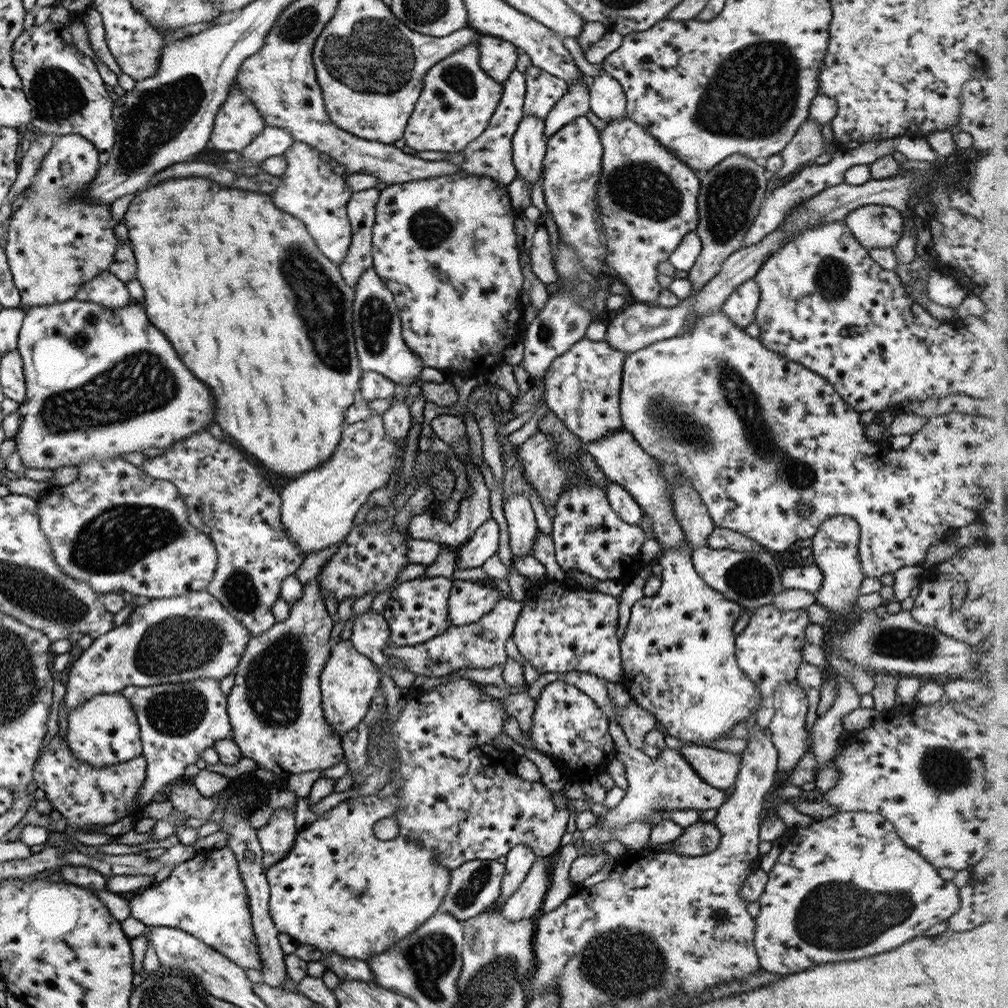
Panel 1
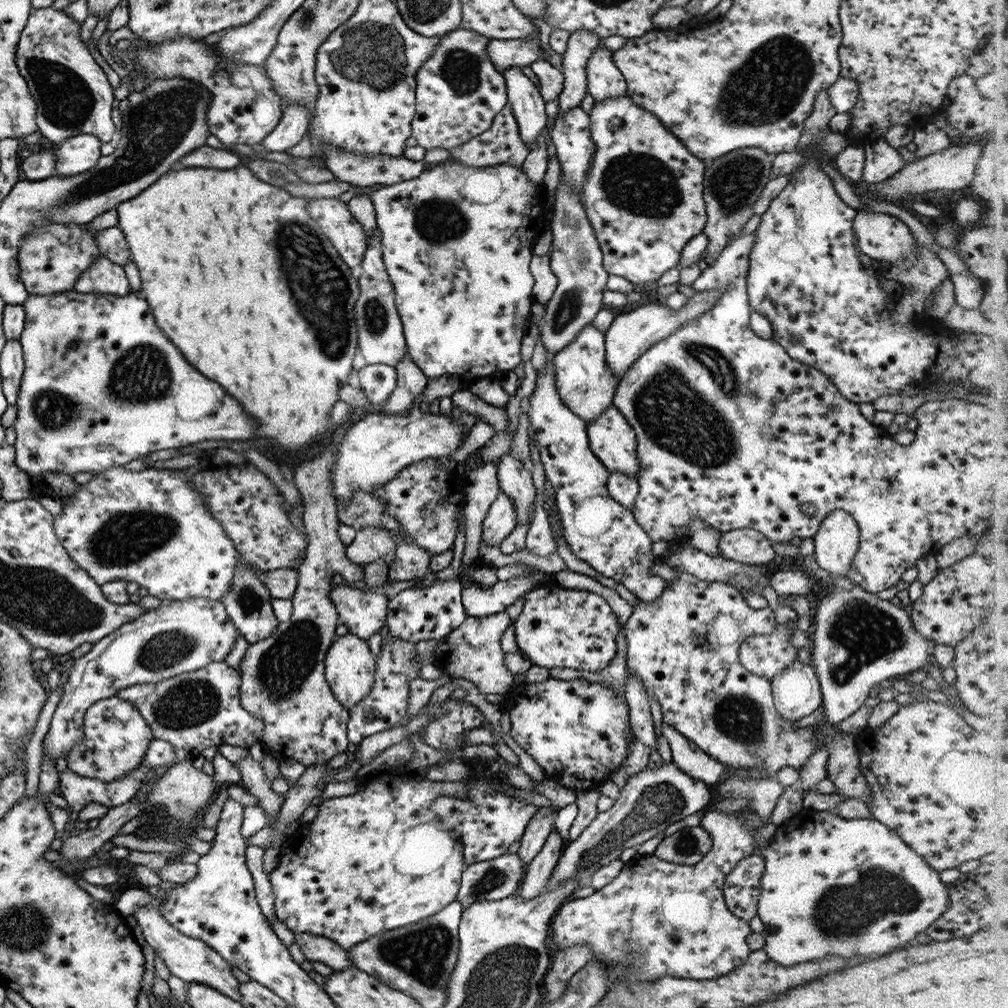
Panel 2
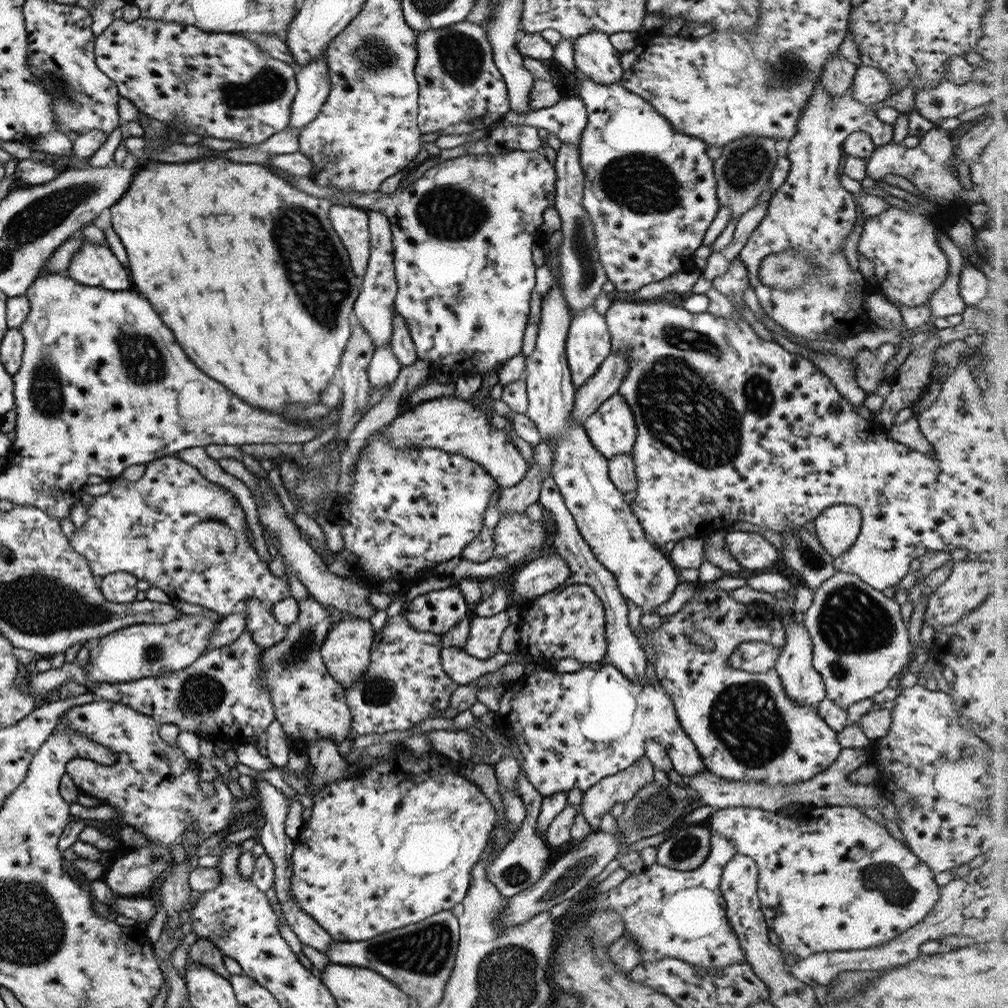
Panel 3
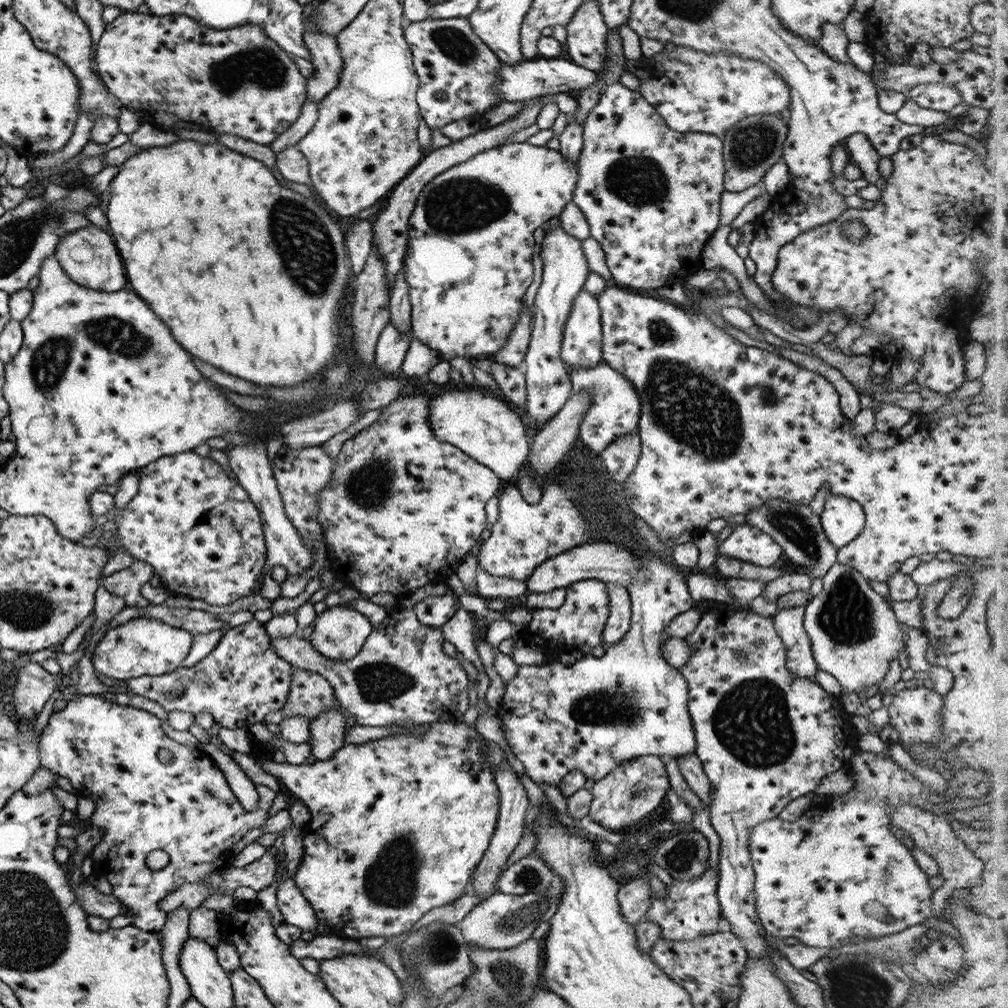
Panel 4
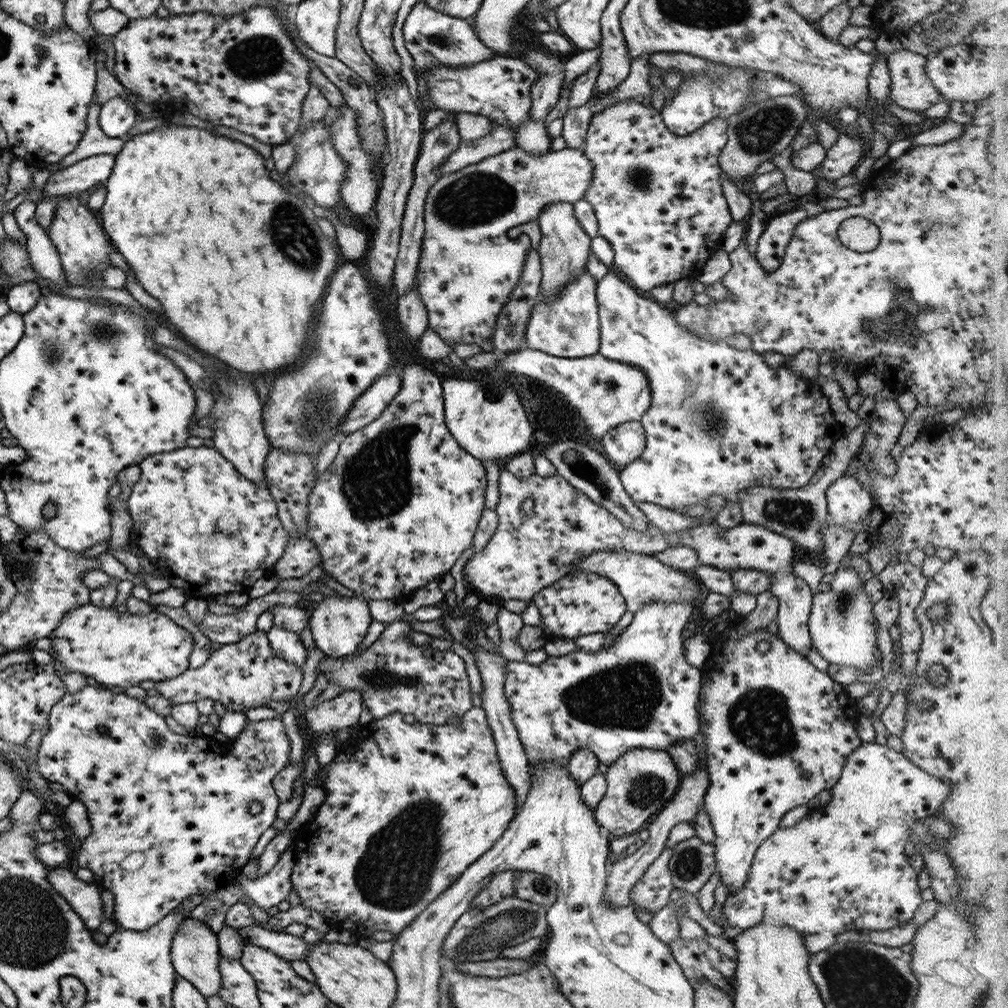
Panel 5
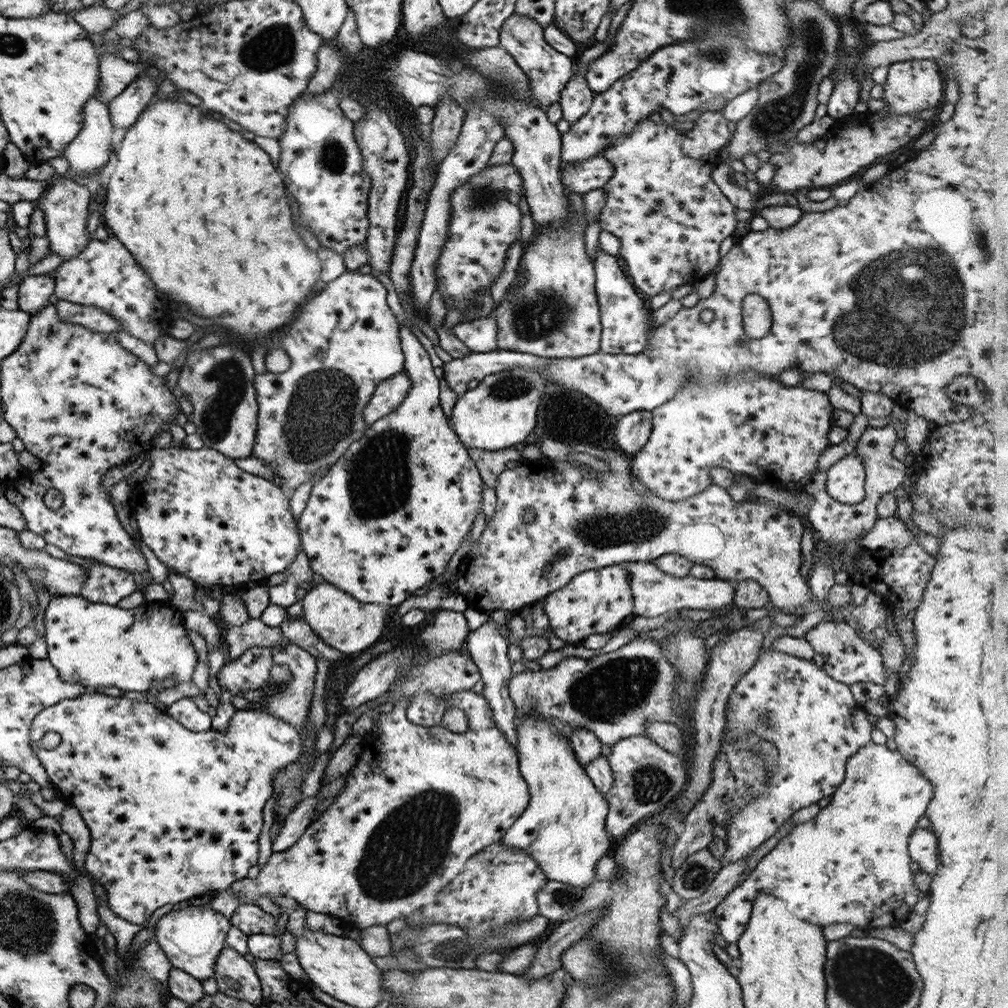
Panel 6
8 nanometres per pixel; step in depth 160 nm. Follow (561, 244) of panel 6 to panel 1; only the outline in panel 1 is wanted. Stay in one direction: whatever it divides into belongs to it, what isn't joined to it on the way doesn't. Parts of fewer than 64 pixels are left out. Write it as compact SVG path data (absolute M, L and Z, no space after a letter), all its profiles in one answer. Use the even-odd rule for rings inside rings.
M581 337L565 352L556 356L544 372L545 390L543 401L548 409L583 443L600 439L608 432L622 428L618 409L622 366L625 360L624 352L613 350L604 340L592 341Z

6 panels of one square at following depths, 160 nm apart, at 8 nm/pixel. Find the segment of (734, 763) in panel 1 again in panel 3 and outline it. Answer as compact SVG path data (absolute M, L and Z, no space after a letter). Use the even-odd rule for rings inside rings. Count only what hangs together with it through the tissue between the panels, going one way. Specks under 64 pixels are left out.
M609 663L595 669L583 666L571 673L537 667L528 675L522 674L504 685L498 708L503 735L515 743L521 754L523 776L542 798L557 792L567 793L573 788L582 792L588 790L604 776L611 777L641 759L647 741L655 741L663 748L672 769L682 778L706 771L695 746L679 726L673 701L659 679L649 682L643 678L633 682Z

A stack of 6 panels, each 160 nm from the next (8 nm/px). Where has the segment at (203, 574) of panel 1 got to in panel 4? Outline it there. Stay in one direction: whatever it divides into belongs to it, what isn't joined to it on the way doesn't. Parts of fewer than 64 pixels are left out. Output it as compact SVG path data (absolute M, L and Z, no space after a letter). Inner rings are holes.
M193 450L171 456L163 455L161 458L155 459L153 462L147 463L138 469L137 473L138 492L131 497L131 500L123 508L116 510L113 507L105 513L109 520L109 525L107 526L112 530L107 547L103 548L108 554L108 558L112 557L113 546L115 546L115 549L123 549L130 554L132 561L143 561L150 564L152 571L159 576L160 582L163 583L163 588L167 590L169 595L181 594L181 596L186 596L189 599L197 598L195 592L201 590L201 588L197 588L197 584L201 582L203 574L199 570L191 568L189 562L185 560L185 556L181 554L181 550L183 550L183 532L187 532L192 526L197 524L205 524L205 512L209 512L209 510L233 512L233 522L239 526L237 528L237 536L239 536L241 546L237 546L237 550L241 552L239 554L239 562L241 564L233 564L227 570L225 568L217 570L219 578L213 580L215 590L213 590L213 602L211 602L211 605L225 606L225 604L235 602L238 598L249 595L251 590L257 587L255 580L259 577L261 567L264 565L266 548L258 510L238 481L225 474L225 467L222 467L208 456L204 457L194 453Z

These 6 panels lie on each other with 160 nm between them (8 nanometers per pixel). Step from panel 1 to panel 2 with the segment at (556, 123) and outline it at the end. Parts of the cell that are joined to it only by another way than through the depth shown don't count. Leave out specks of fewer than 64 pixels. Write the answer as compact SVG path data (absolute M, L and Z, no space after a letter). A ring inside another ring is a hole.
M575 30L568 36L564 53L561 55L564 81L558 96L558 113L579 107L579 102L586 92L584 66L588 56L601 42L597 35L588 30Z

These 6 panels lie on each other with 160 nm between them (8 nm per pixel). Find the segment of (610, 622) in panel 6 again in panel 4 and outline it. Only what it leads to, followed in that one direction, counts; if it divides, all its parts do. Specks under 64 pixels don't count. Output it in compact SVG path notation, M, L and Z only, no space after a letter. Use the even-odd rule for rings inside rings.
M595 579L573 581L565 588L565 596L559 608L537 608L532 610L531 622L527 623L531 632L539 634L539 640L549 642L543 644L547 648L569 648L587 645L597 652L603 647L601 633L608 617L608 590L603 581Z

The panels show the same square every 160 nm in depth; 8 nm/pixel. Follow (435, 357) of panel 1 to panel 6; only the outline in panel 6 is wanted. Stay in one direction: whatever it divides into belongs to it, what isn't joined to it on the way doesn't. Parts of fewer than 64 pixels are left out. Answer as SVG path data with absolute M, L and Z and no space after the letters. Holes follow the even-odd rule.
M601 155L581 162L568 162L560 168L560 181L565 192L581 193L602 188L613 176L613 165ZM510 163L507 165L486 165L477 175L472 176L467 182L456 186L449 197L450 219L446 241L441 247L439 259L435 263L435 289L439 289L444 300L445 310L455 307L460 310L464 320L459 323L471 322L474 319L465 317L469 312L477 312L481 309L480 296L483 292L477 290L490 289L491 285L503 271L506 251L518 237L520 229L520 216L517 207L519 196L523 195L522 180L518 170Z

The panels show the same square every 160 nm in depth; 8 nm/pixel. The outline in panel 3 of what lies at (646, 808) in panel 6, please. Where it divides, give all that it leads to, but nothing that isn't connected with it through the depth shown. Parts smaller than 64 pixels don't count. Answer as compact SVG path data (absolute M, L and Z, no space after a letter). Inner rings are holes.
M645 756L631 764L628 768L616 772L614 775L604 776L601 780L598 780L588 790L583 791L581 798L581 804L579 805L579 814L581 815L582 823L588 824L591 832L597 831L601 822L602 816L606 812L610 812L610 808L617 803L625 804L627 801L633 799L633 795L643 789L646 784L653 781L653 768L649 760Z

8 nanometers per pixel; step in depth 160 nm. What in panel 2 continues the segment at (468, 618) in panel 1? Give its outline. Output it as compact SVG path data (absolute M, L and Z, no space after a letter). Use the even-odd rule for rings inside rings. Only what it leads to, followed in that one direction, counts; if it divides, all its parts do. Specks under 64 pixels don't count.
M521 575L506 581L496 581L490 587L463 585L461 602L466 616L483 617L504 611L517 598L548 579L541 575Z

